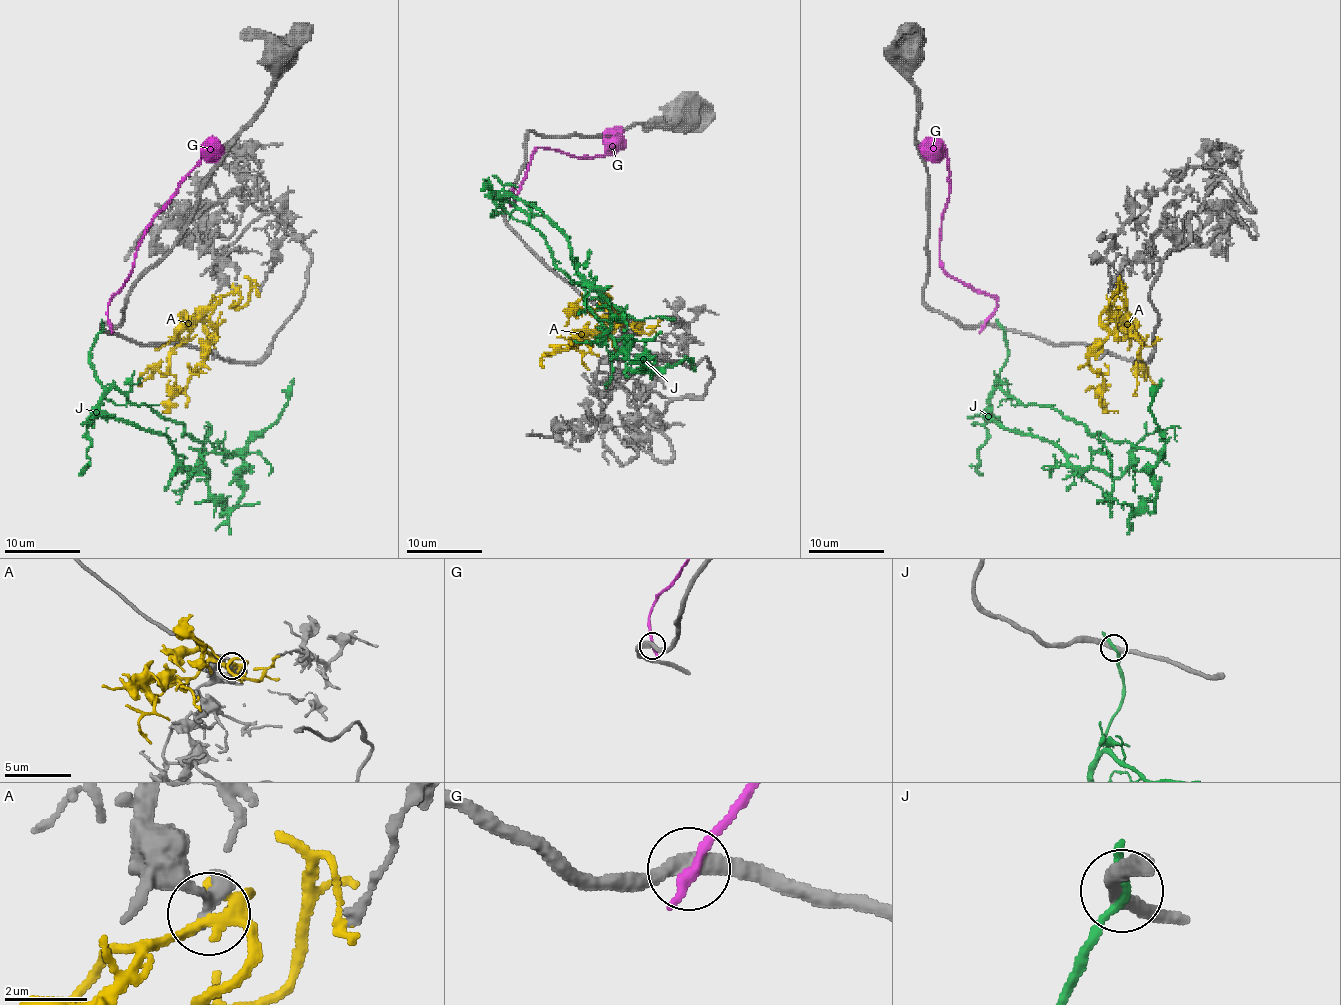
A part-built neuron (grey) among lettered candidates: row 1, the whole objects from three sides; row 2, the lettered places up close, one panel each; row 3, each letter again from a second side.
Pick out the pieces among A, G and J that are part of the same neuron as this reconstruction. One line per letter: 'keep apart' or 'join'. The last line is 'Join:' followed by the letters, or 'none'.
A: keep apart
G: keep apart
J: keep apart
Join: none

